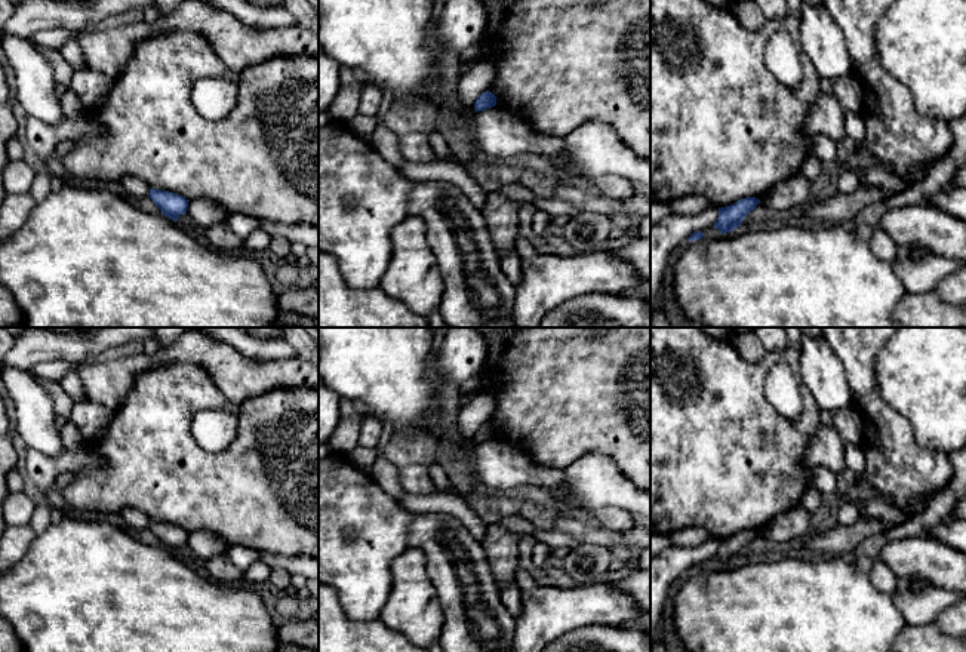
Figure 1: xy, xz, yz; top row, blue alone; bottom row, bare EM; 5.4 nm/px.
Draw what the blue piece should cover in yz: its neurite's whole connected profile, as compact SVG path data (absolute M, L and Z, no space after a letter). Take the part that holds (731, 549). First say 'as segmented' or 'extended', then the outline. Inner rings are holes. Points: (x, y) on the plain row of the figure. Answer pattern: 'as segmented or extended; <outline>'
as segmented; M745 529L730 538L719 539L719 550L714 554L714 562L717 560L722 566L733 563L741 559L744 550L754 542L759 535L760 532L756 529Z

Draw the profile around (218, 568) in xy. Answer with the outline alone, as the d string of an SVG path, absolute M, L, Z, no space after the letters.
M227 554L210 557L206 563L206 576L219 584L237 584L243 579L243 572L231 563Z

